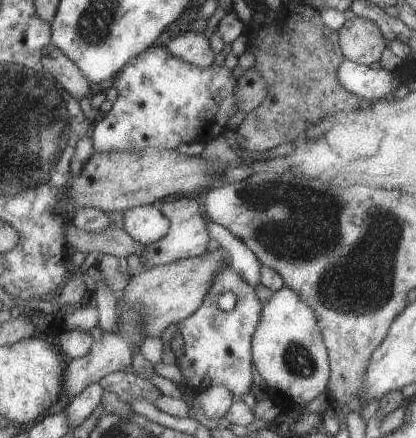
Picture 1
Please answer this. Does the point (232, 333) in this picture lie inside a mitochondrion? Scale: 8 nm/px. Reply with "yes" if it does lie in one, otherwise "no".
no

